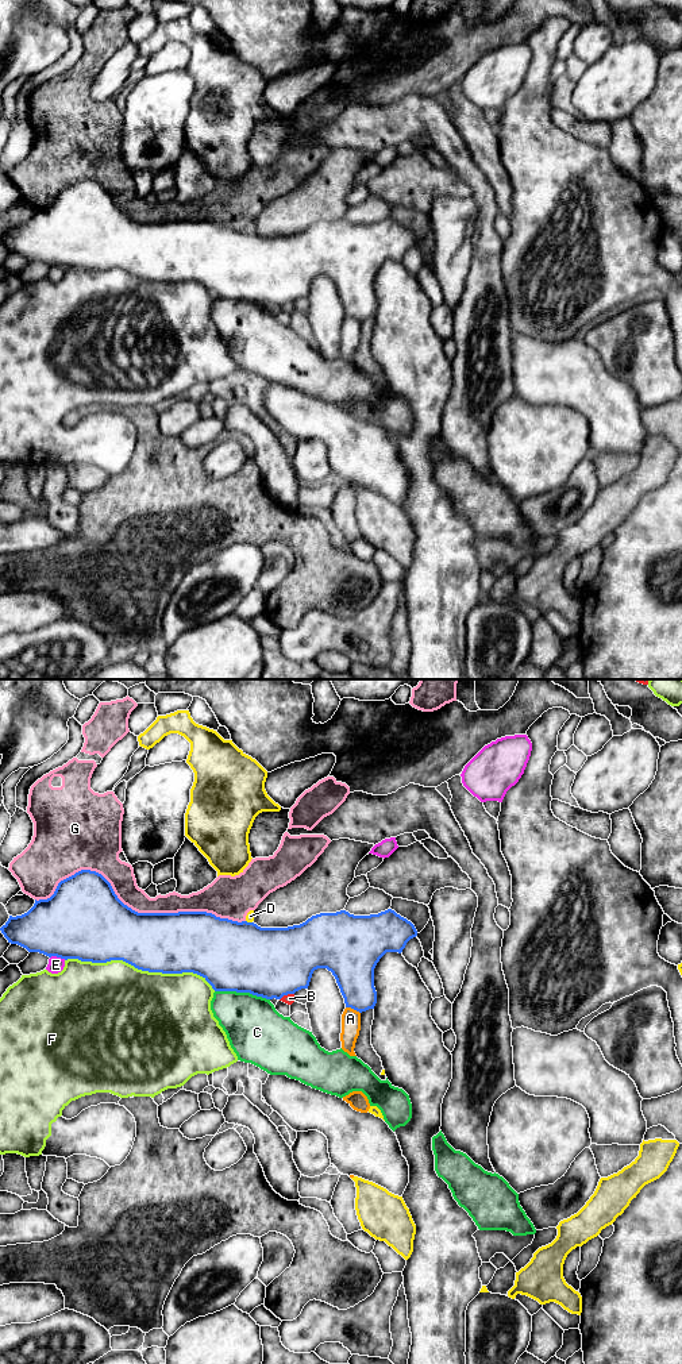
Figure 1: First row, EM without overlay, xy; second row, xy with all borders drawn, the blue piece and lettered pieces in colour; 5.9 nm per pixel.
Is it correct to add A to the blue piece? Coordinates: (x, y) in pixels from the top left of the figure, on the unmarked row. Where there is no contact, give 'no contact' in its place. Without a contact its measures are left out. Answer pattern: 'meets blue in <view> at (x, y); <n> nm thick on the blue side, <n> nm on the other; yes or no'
meets blue in xy at (353, 316); 260 nm thick on the blue side, 110 nm on the other; no

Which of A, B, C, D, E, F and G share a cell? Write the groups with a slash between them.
A / B / C / D / E / F / G

